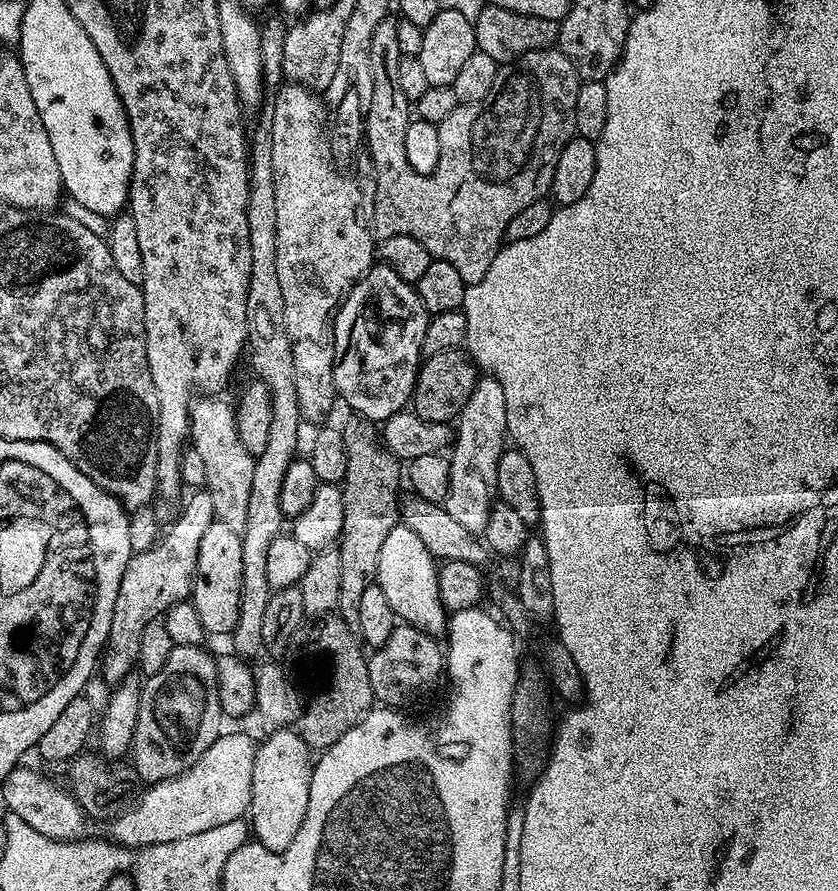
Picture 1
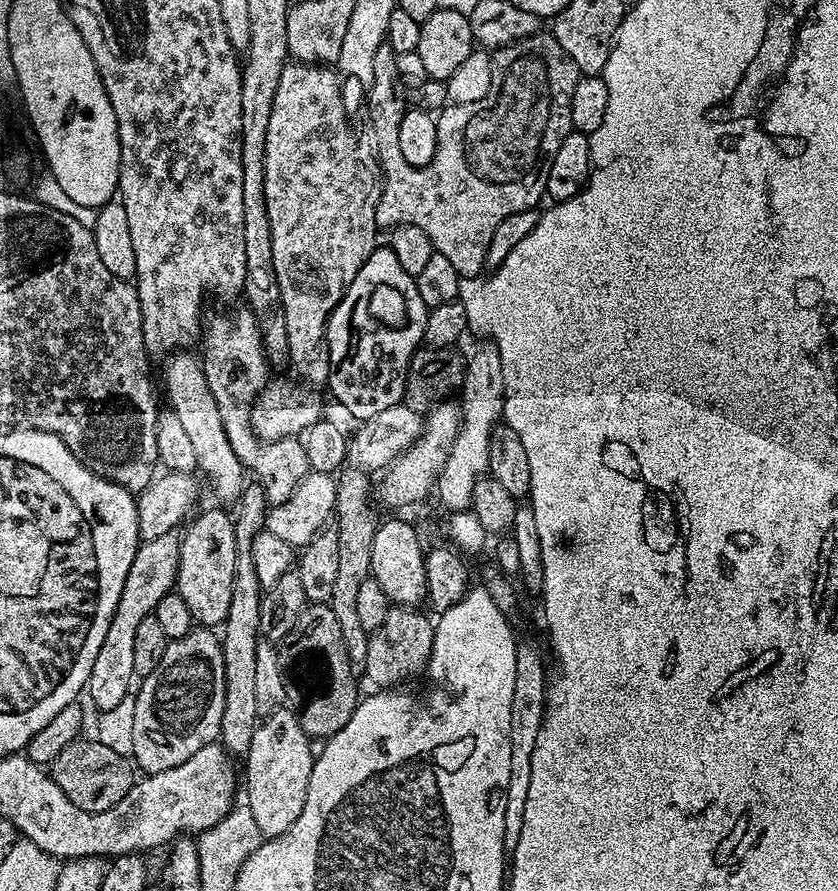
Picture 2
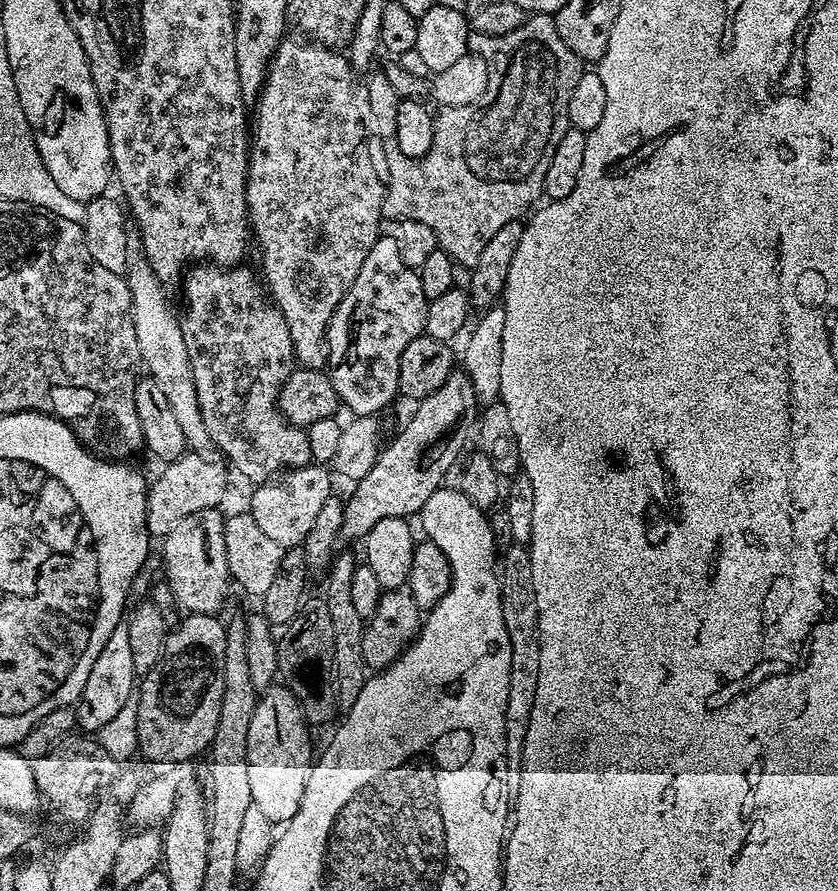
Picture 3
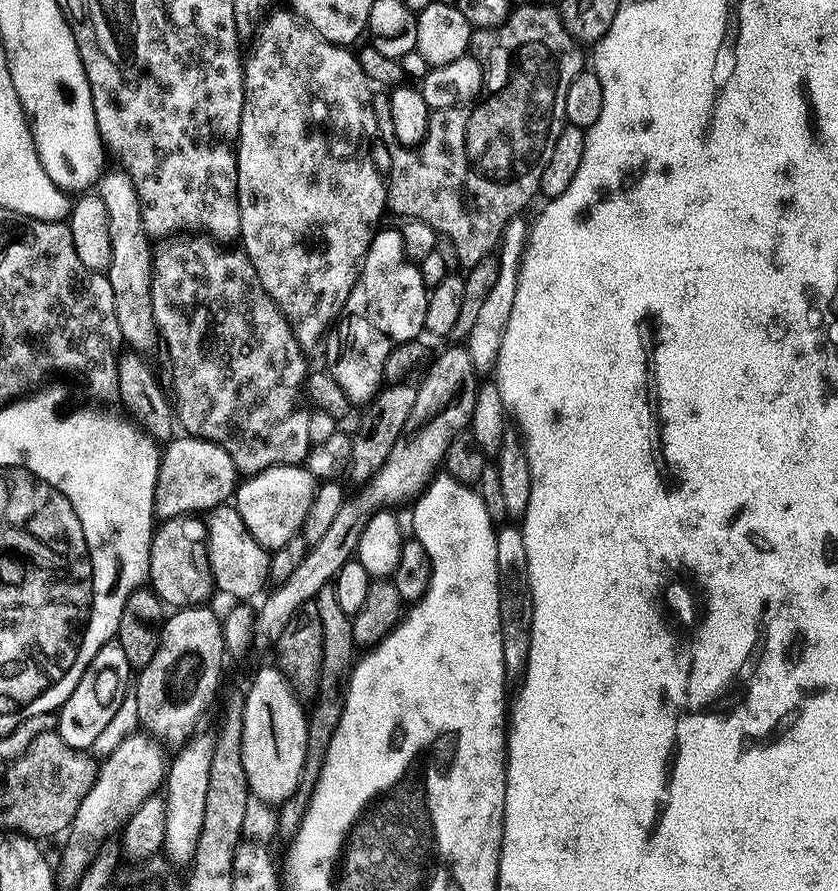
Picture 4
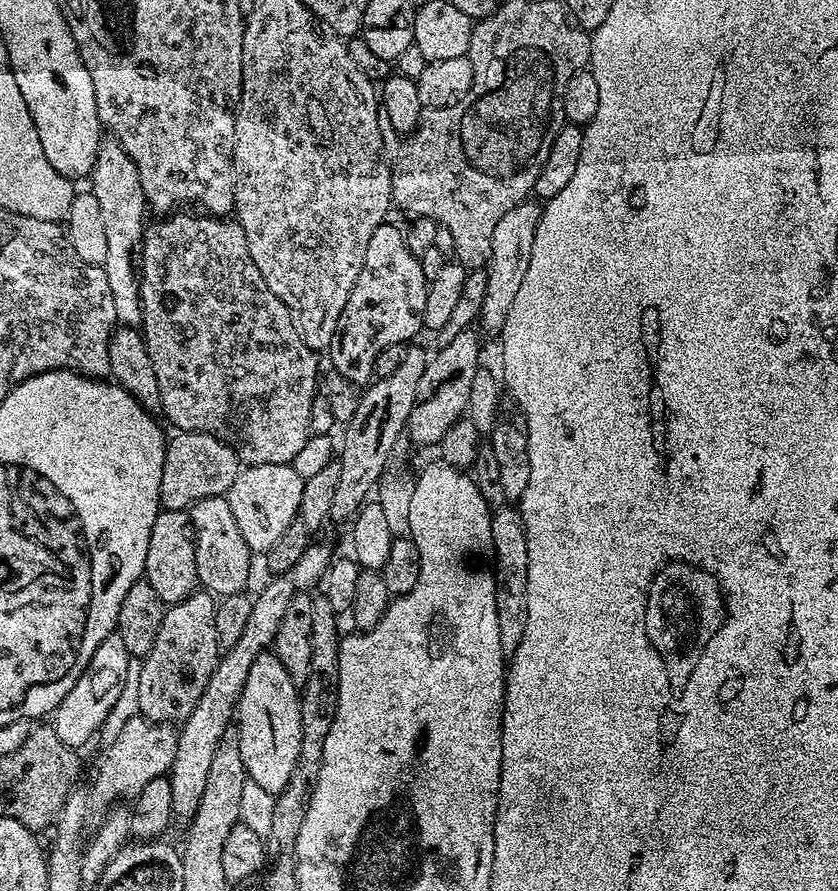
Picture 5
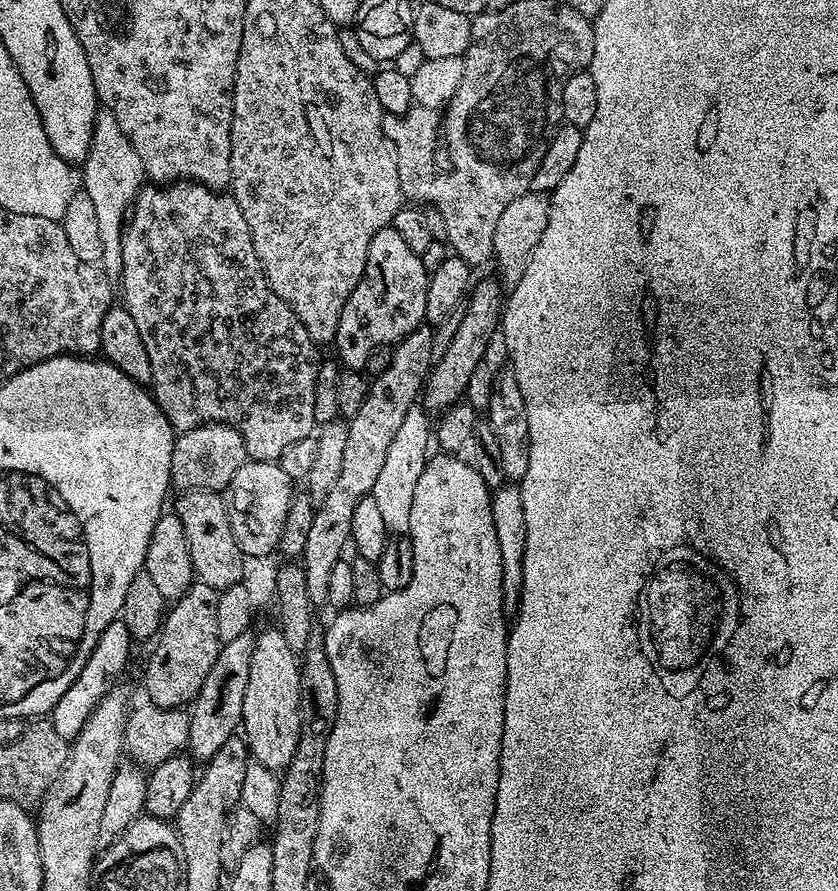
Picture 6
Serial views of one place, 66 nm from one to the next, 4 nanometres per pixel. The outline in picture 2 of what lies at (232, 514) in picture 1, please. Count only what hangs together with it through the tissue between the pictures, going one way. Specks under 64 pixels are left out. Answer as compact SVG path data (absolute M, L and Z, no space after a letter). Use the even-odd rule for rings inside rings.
M176 354L164 372L164 388L172 402L170 411L182 422L190 442L194 446L194 454L198 454L198 468L212 488L224 500L239 501L246 487L246 469L234 454L234 446L230 446L230 438L226 438L226 430L222 430L222 418L218 418L218 402L214 402L214 394L210 394L210 386L206 386L204 370L199 359Z

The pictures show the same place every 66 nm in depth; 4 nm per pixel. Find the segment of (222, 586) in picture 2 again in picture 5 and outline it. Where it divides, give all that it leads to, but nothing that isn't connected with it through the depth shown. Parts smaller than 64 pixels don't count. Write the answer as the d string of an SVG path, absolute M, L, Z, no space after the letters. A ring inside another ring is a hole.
M162 510L157 514L154 530L150 530L150 546L146 550L143 579L154 586L158 598L162 598L166 606L174 605L197 591L200 578L196 565L196 532L187 511Z

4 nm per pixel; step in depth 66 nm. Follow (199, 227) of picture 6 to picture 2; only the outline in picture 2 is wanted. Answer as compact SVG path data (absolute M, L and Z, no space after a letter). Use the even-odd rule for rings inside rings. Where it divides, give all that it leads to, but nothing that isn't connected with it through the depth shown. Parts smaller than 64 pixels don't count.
M241 306L229 316L212 316L209 320L207 317L202 344L203 340L205 348L202 367L206 386L210 386L214 402L218 402L218 418L222 418L222 430L226 430L230 446L234 446L234 454L238 454L238 458L251 475L253 472L260 479L257 481L264 489L264 495L268 497L269 505L286 502L290 494L294 494L294 490L312 471L312 467L299 439L261 442L252 435L252 425L248 423L248 419L258 394L270 379L268 356L264 353L260 327L254 314L247 306Z

